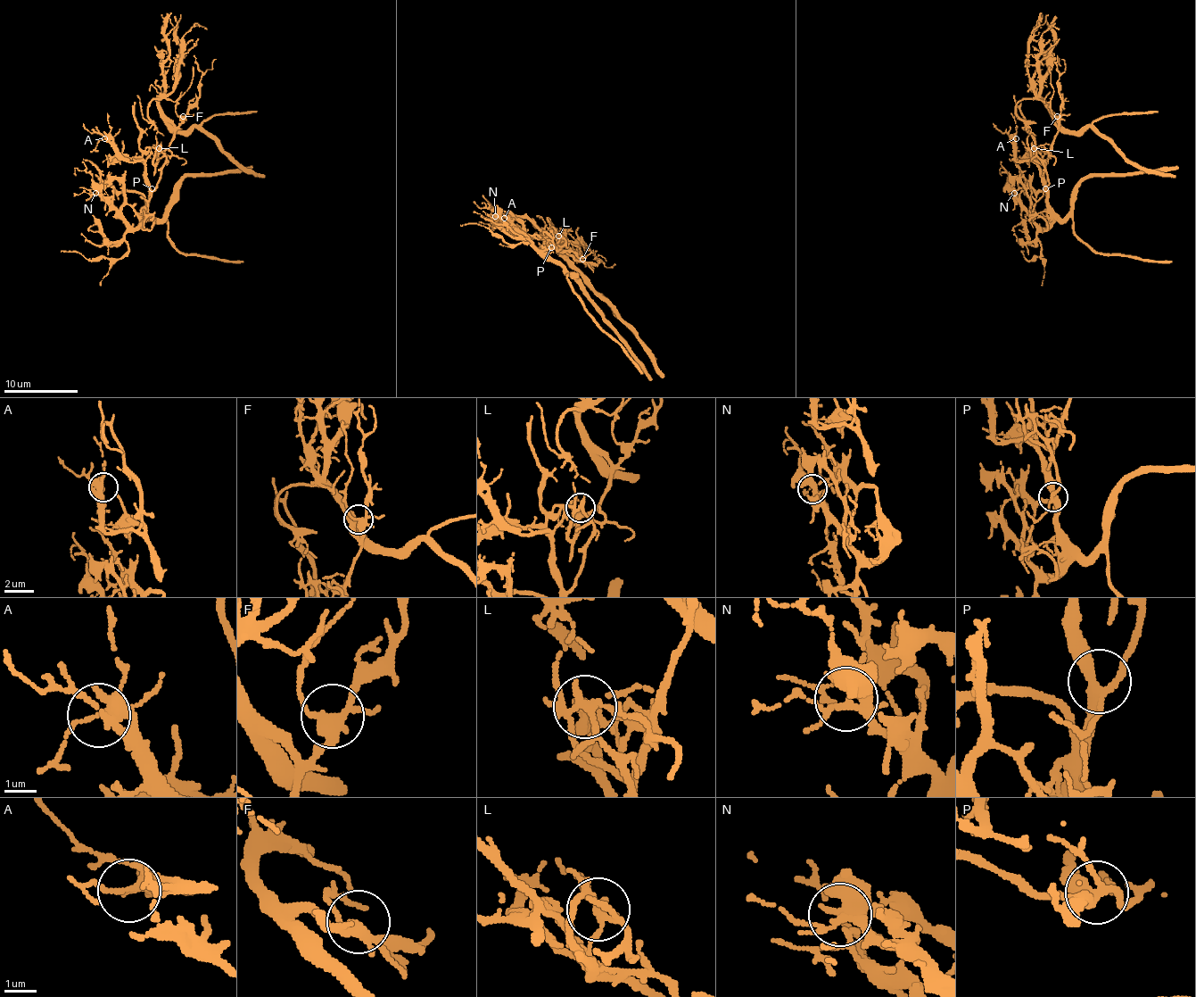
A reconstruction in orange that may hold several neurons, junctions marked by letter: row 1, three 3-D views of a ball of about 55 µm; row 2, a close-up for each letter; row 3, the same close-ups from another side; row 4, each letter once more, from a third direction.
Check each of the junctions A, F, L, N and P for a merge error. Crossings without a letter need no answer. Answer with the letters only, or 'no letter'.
L

